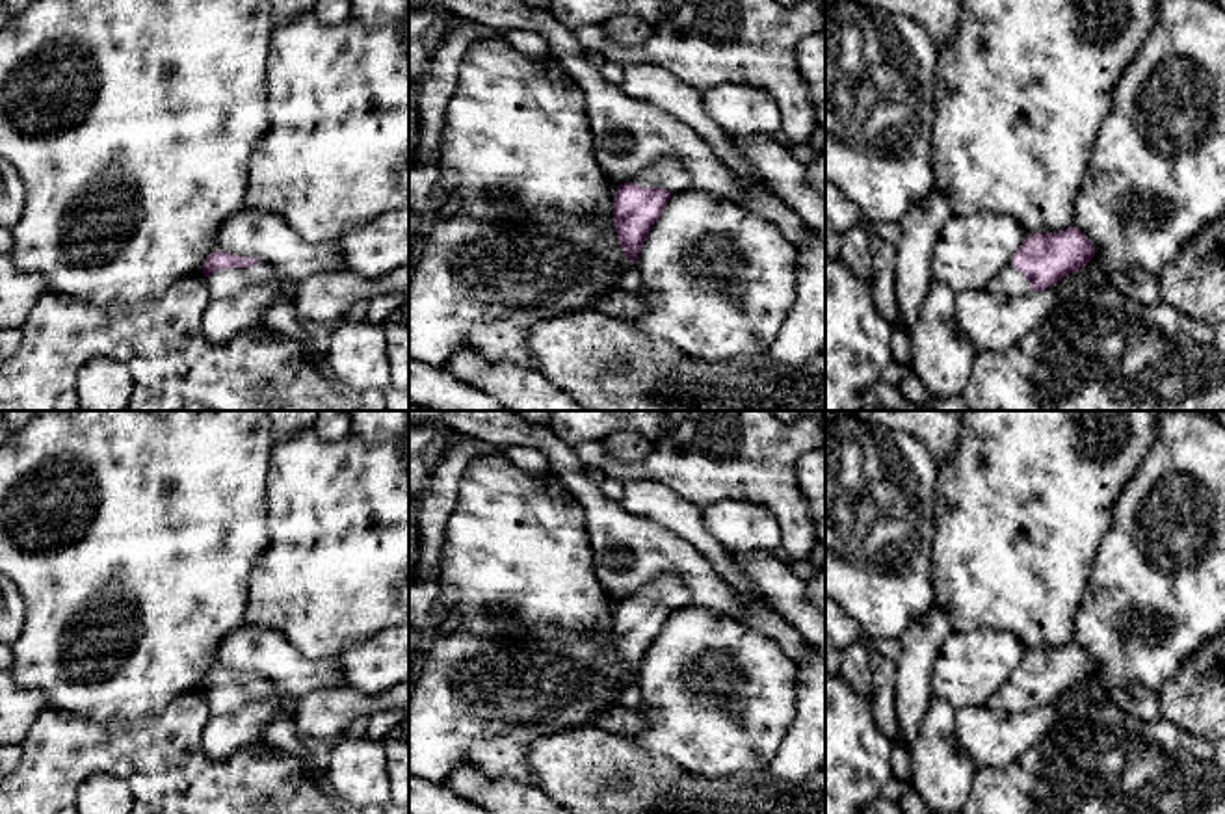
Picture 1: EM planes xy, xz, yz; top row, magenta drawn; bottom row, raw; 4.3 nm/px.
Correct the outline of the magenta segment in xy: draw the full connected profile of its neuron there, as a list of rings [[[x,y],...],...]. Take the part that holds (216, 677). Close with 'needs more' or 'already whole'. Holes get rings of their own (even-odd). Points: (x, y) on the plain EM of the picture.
[[[214,667],[206,673],[203,689],[208,699],[210,714],[219,716],[242,708],[251,701],[270,697],[275,691],[275,686],[251,673]]]; needs more

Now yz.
[[[1076,643],[1028,650],[1011,680],[989,701],[994,710],[1021,712],[1045,706],[1095,673],[1095,662]]]; needs more

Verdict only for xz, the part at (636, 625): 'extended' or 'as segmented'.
extended

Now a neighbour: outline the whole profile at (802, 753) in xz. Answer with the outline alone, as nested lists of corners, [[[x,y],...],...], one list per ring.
[[[810,645],[810,652],[797,663],[797,710],[786,736],[768,764],[768,775],[777,782],[803,782],[825,766],[825,658]]]

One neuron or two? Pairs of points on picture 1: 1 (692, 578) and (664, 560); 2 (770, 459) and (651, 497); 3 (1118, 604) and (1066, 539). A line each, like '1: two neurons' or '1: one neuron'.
1: one neuron
2: two neurons
3: two neurons

